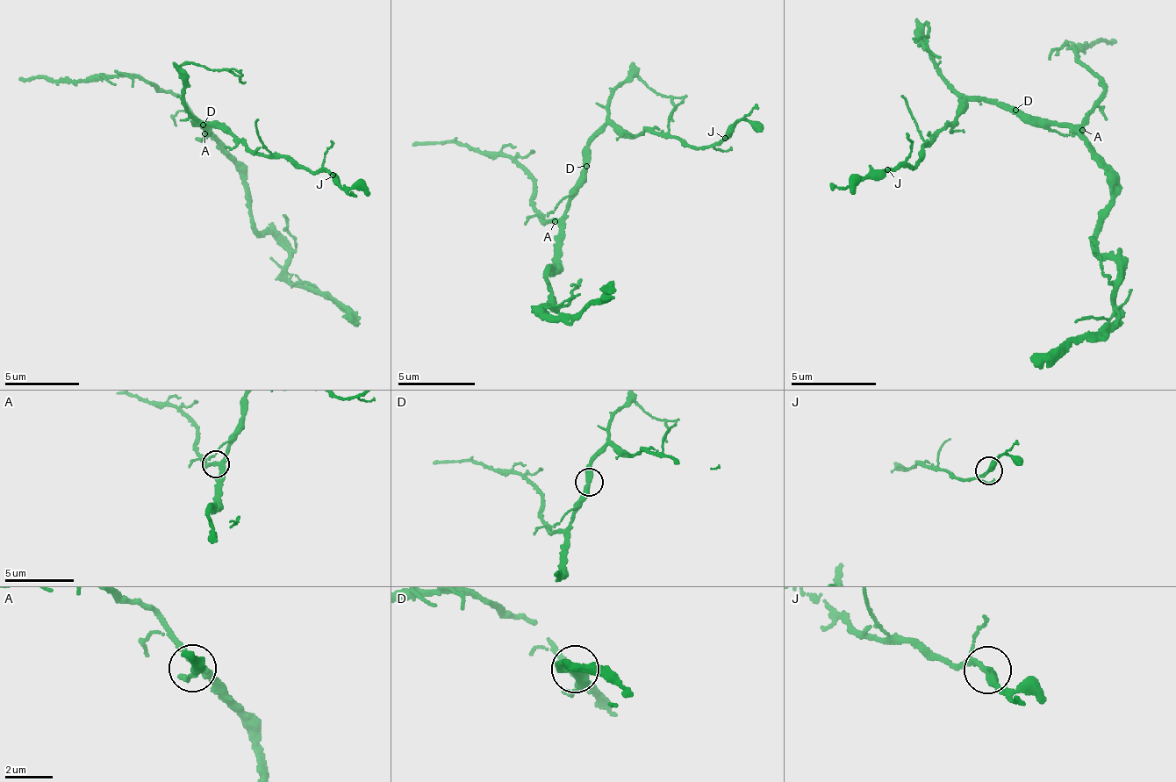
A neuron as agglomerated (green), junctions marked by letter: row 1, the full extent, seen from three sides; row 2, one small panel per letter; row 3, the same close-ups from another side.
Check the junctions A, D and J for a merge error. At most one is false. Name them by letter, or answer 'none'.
none

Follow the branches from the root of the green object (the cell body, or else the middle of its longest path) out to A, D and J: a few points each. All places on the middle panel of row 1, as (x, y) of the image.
A: (567, 210), (555, 221)
D: (567, 210), (567, 198), (572, 194), (572, 186), (587, 167)
J: (567, 210), (583, 175), (584, 147), (606, 125), (631, 136), (672, 134), (697, 146), (714, 147), (725, 137)

